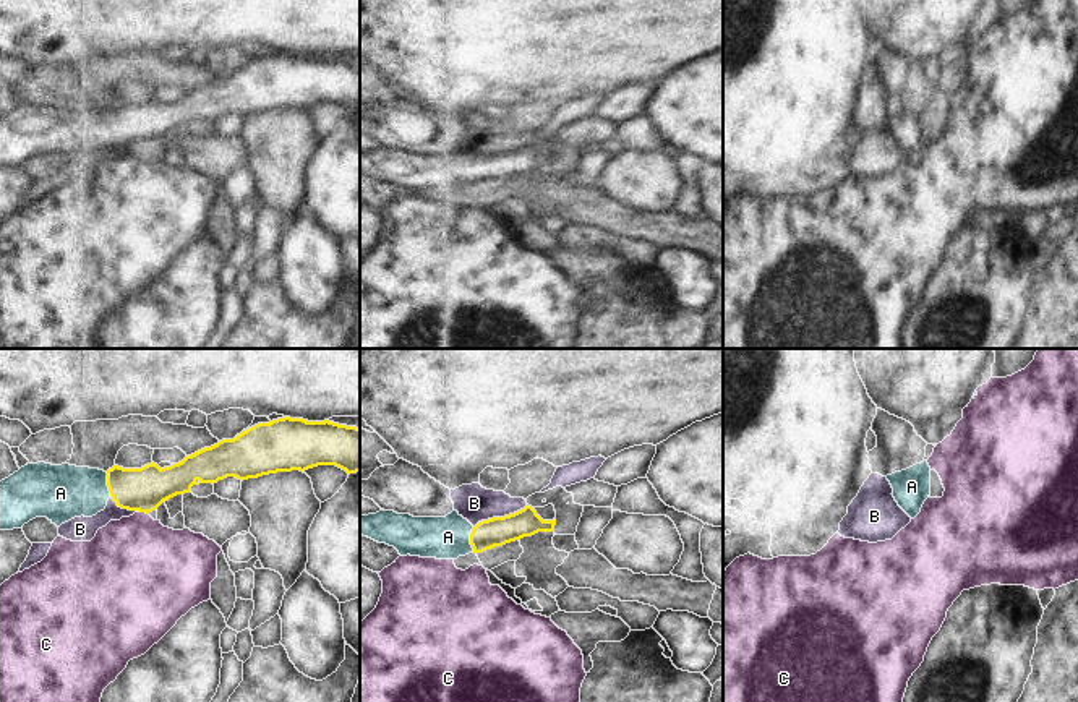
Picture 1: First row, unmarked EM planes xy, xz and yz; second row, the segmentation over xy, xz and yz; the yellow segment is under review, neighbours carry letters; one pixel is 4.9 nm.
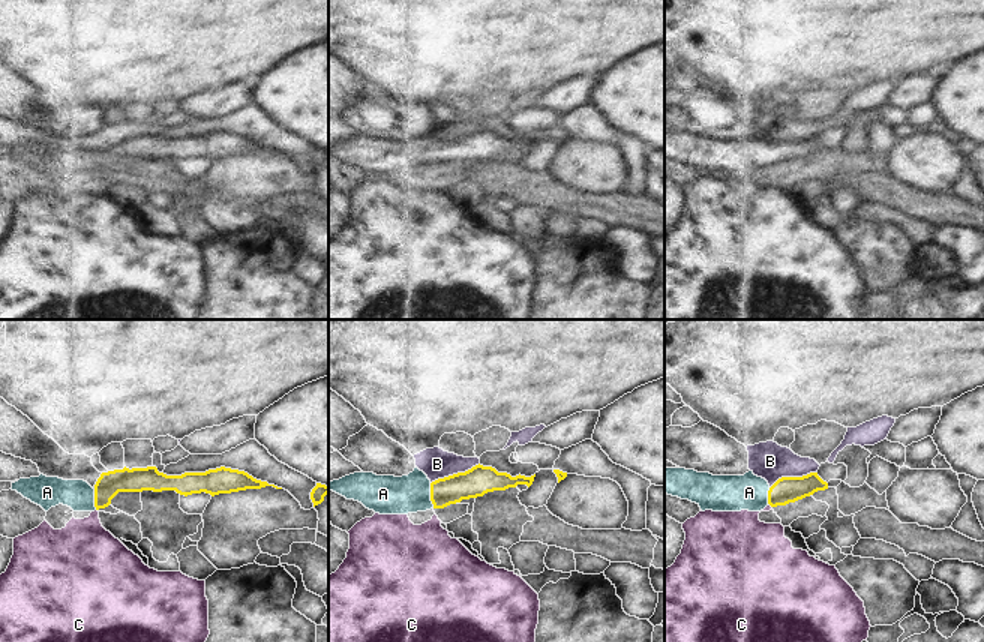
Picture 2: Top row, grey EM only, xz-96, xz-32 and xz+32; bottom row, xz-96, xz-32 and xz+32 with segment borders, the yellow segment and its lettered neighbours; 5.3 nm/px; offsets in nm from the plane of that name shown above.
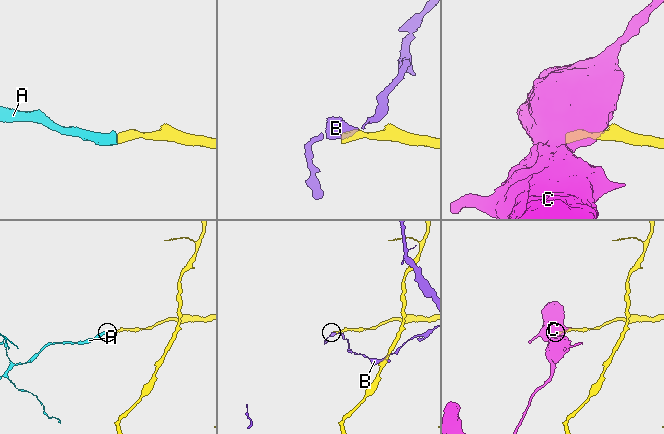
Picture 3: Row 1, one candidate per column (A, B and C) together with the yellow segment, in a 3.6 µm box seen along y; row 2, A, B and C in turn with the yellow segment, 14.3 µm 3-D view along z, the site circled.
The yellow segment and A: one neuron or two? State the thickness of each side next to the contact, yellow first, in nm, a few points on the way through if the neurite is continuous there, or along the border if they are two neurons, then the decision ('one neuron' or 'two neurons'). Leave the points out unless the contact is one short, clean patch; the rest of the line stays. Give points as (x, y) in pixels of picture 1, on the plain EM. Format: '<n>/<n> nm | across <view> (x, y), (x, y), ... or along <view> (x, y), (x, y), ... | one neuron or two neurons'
140/220 nm | across xz (495, 169), (470, 177), (448, 174) | one neuron

